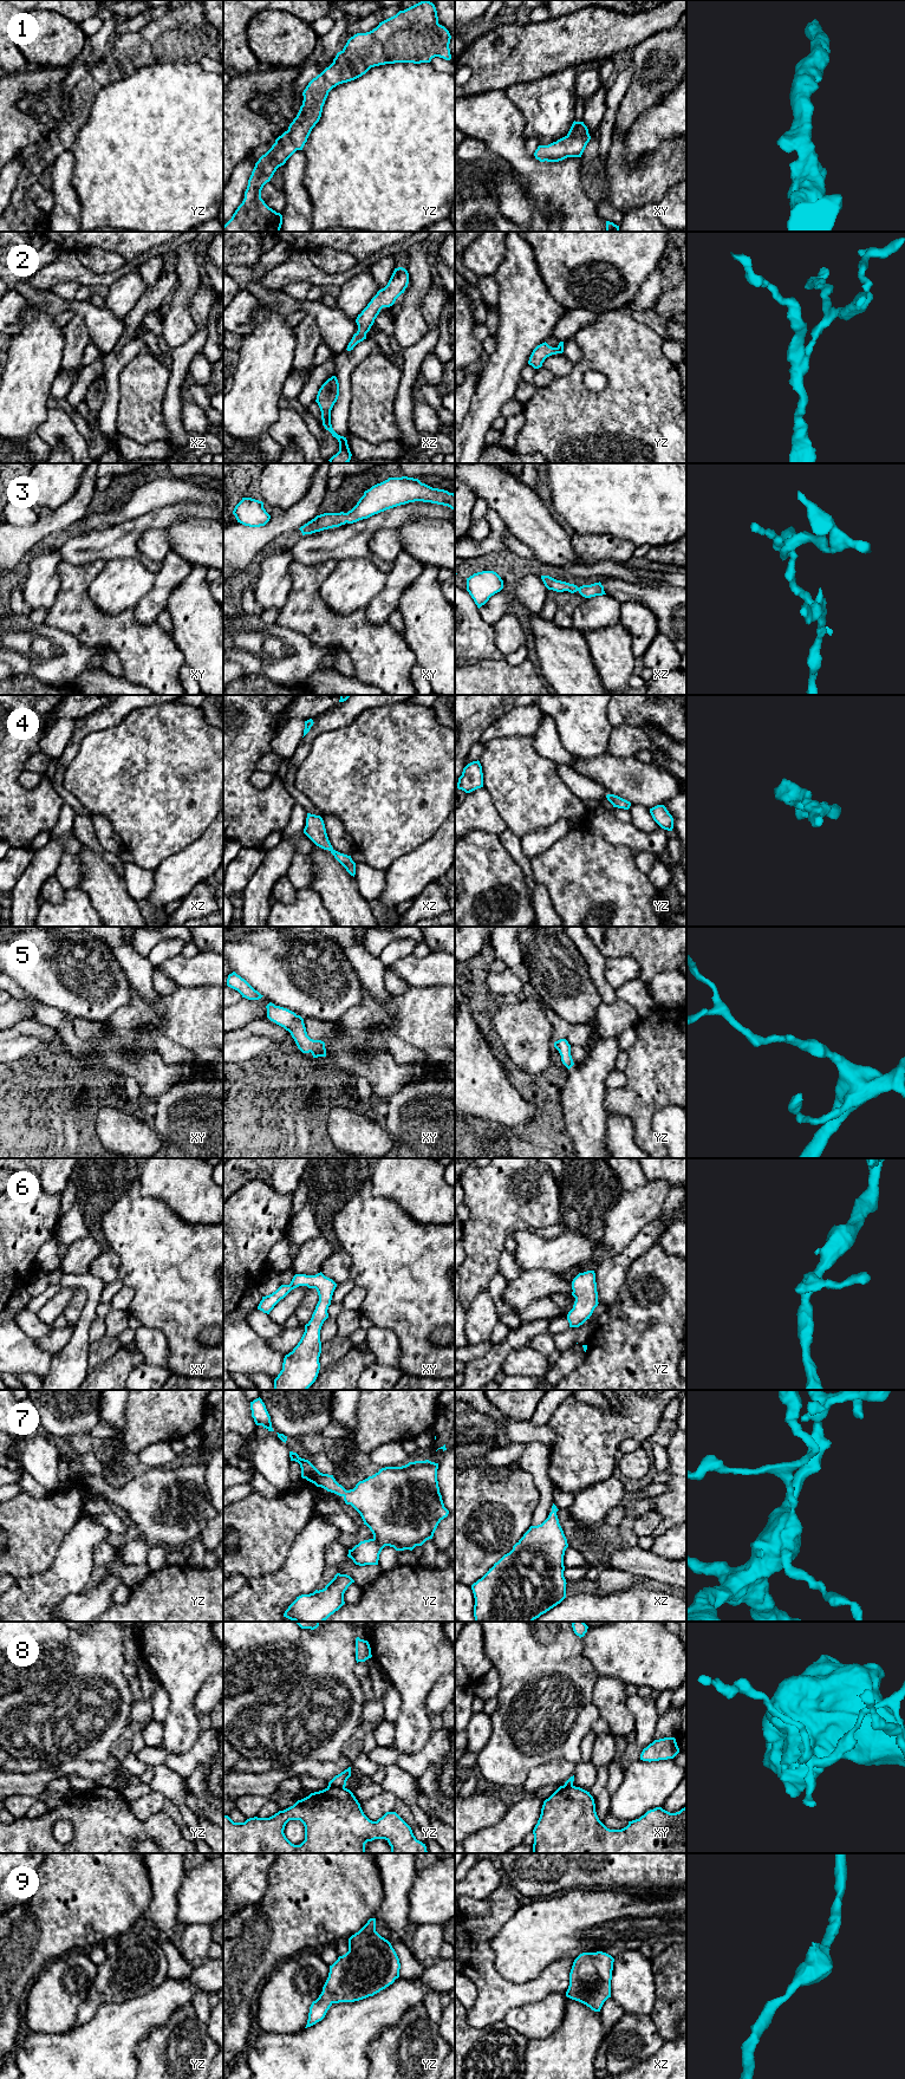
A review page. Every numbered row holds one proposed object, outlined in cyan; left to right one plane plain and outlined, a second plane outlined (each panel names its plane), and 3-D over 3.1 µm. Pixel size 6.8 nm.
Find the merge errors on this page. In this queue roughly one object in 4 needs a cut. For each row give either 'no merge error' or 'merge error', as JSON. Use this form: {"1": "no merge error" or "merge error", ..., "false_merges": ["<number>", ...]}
{"1": "no merge error", "2": "no merge error", "3": "no merge error", "4": "no merge error", "5": "no merge error", "6": "no merge error", "7": "no merge error", "8": "merge error", "9": "no merge error", "false_merges": ["8"]}

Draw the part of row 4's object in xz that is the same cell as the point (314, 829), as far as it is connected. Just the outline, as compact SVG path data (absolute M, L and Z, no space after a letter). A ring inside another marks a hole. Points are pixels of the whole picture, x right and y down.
M307 813L306 826L304 833L319 847L328 850L334 858L346 869L346 871L354 877L356 863L351 856L336 851L327 837L324 820L320 816Z

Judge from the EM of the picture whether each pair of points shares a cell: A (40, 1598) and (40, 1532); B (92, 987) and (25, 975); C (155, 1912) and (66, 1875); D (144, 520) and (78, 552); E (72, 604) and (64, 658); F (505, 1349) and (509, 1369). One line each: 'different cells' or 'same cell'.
A: different cells
B: same cell
C: different cells
D: same cell
E: different cells
F: different cells

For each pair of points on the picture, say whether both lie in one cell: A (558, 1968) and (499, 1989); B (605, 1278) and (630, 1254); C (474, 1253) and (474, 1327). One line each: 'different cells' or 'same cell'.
A: same cell
B: same cell
C: different cells

